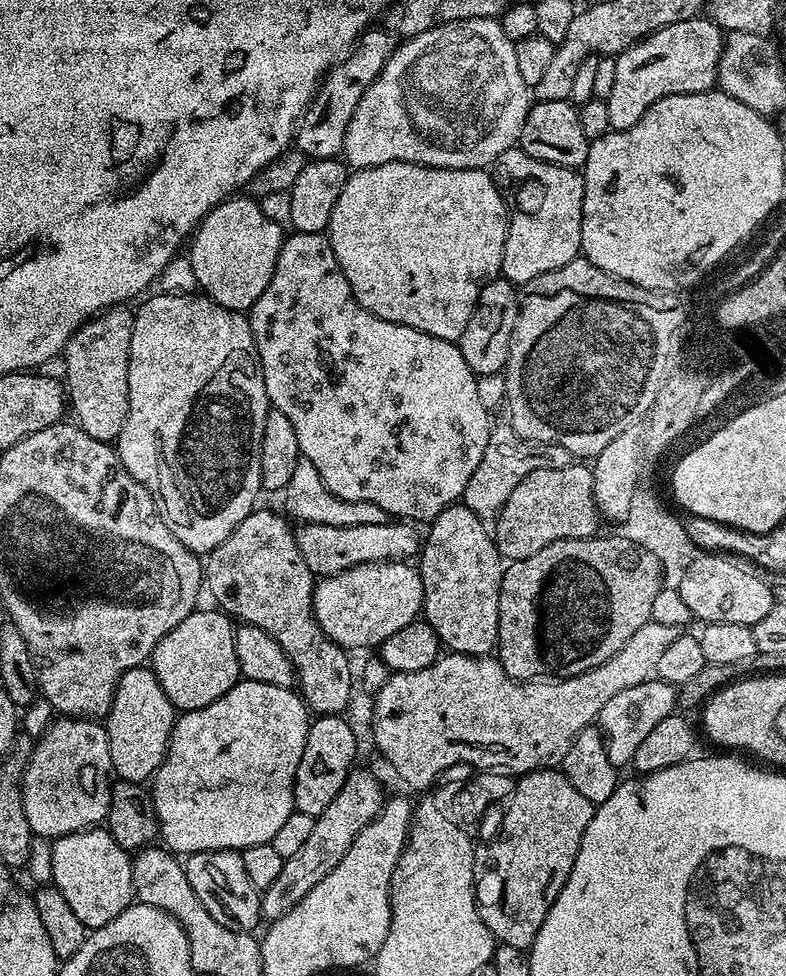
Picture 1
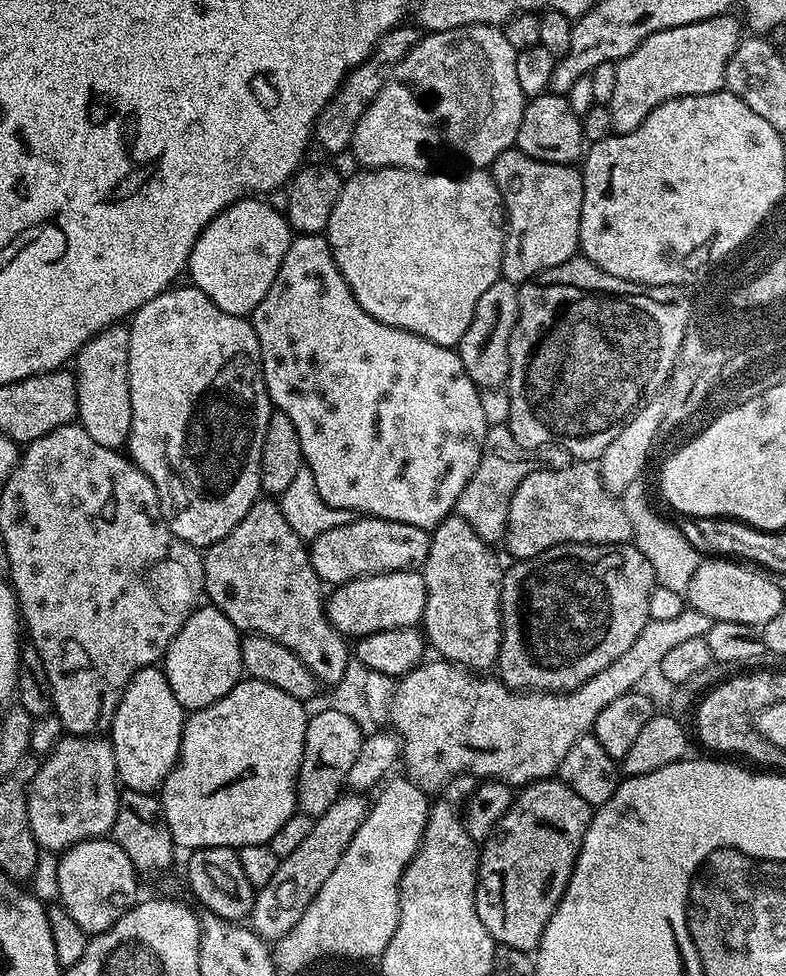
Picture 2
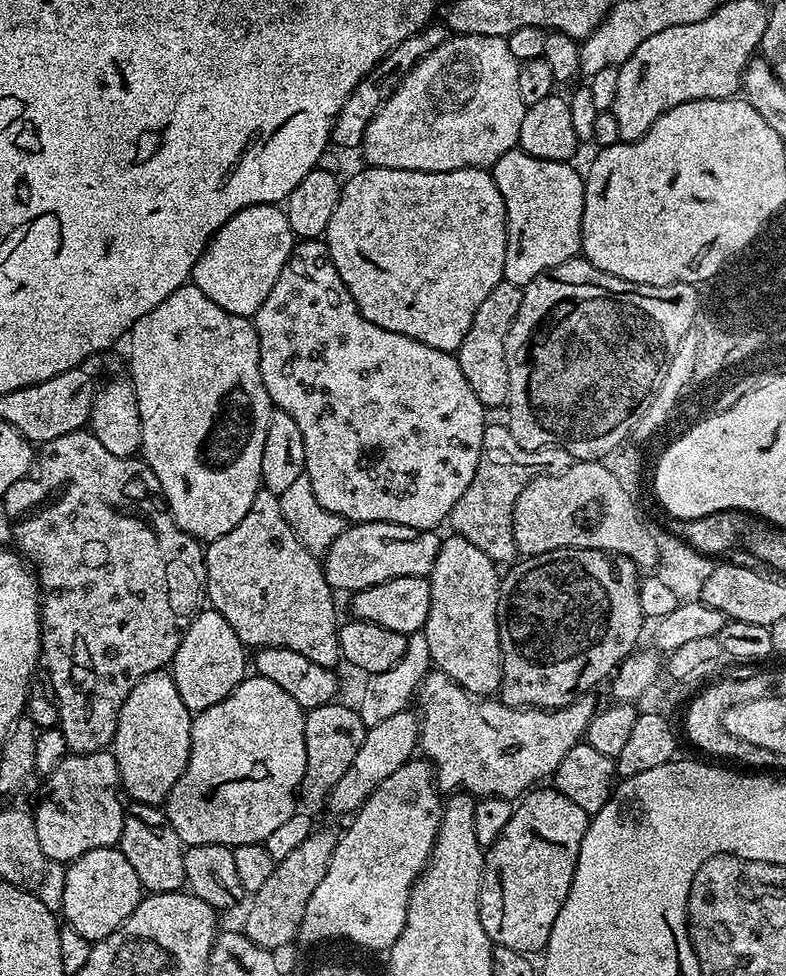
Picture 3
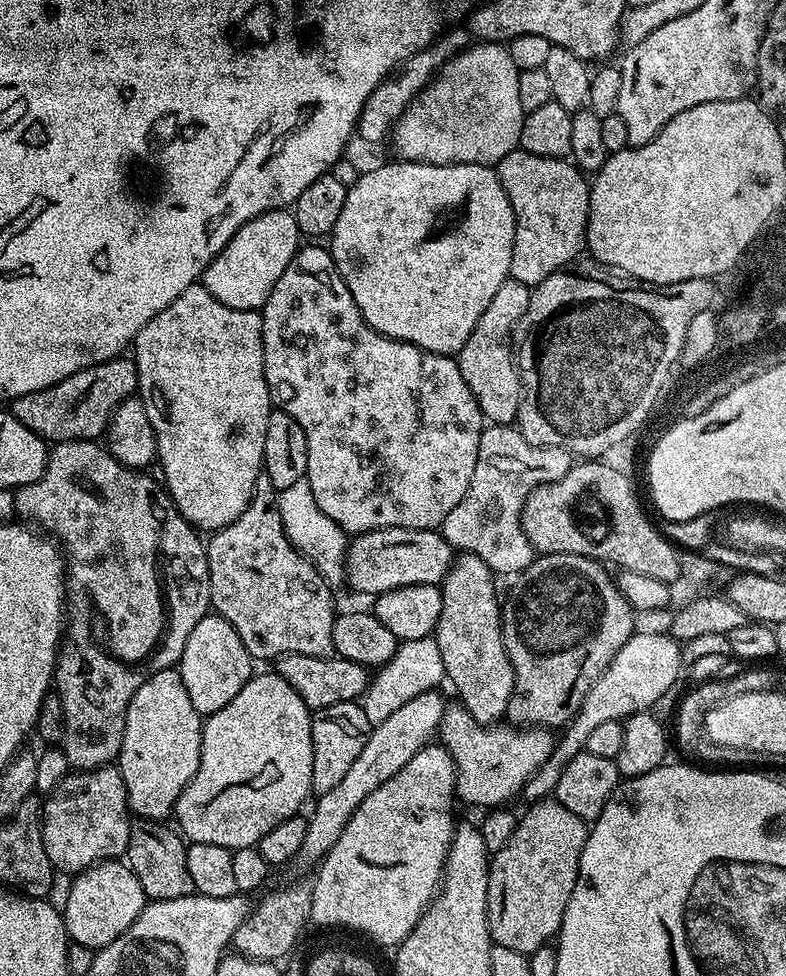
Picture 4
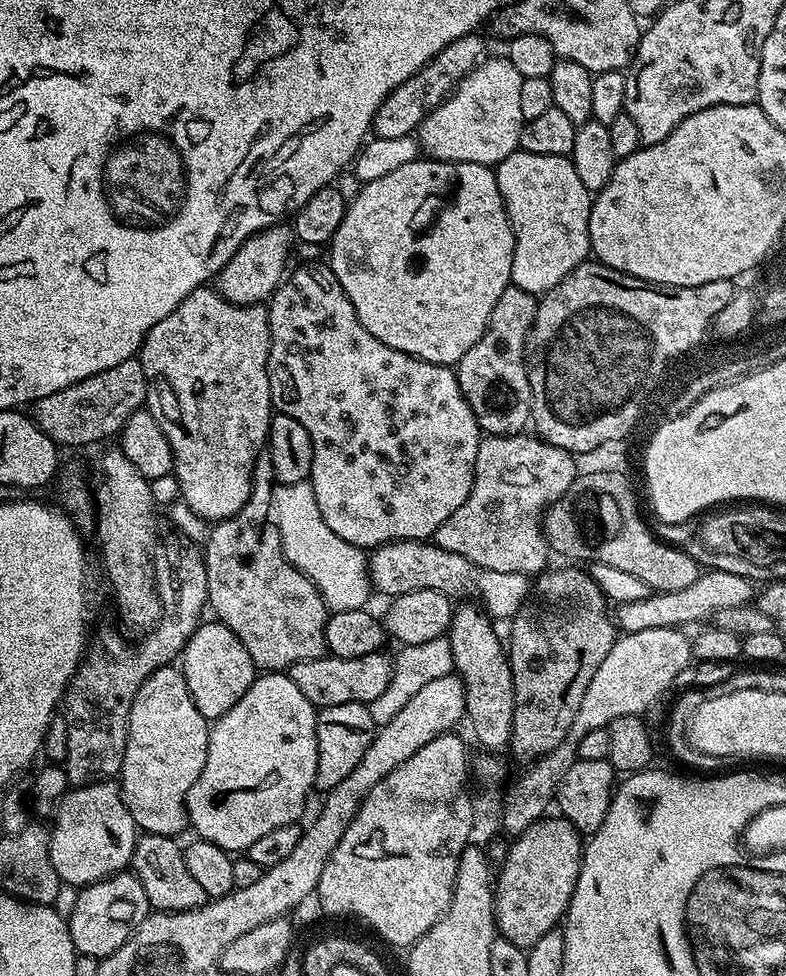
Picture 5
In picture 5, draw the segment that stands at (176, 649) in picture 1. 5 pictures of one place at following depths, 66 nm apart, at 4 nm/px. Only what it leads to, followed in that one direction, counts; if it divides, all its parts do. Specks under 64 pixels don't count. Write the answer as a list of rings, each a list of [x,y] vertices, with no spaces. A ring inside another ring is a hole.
[[[219,622],[201,623],[192,633],[182,653],[182,671],[186,678],[186,686],[190,690],[190,698],[194,698],[194,706],[209,722],[215,722],[219,716],[226,714],[246,690],[250,690],[253,680],[258,675],[256,663],[246,654],[246,646],[238,642],[234,630],[230,630]]]

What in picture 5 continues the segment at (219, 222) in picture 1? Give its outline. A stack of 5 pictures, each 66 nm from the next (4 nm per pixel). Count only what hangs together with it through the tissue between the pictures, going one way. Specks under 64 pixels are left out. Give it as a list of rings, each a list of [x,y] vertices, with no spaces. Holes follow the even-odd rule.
[[[273,225],[250,237],[234,254],[216,277],[217,291],[236,305],[258,304],[267,301],[280,286],[286,274],[286,262],[294,236],[287,225]]]

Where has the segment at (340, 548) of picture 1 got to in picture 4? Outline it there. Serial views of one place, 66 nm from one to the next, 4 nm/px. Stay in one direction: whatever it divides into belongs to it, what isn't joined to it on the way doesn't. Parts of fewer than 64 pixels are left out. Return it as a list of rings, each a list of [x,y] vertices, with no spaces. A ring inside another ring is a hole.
[[[379,528],[369,532],[361,532],[351,537],[348,545],[348,557],[344,559],[344,575],[347,587],[361,592],[364,596],[375,598],[389,592],[398,590],[402,586],[411,584],[434,584],[439,585],[444,575],[450,570],[454,559],[454,550],[450,542],[441,536],[439,531],[431,528]]]

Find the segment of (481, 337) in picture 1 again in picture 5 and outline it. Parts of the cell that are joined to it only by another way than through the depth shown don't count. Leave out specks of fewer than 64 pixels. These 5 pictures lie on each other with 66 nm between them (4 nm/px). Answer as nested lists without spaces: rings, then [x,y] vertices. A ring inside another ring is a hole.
[[[510,286],[502,290],[502,298],[498,298],[498,306],[494,306],[482,338],[478,338],[478,342],[474,342],[474,346],[462,354],[460,363],[455,365],[458,386],[481,433],[489,436],[518,436],[529,427],[532,391],[528,365],[524,363],[524,347],[536,317],[537,303],[533,293],[521,288]]]

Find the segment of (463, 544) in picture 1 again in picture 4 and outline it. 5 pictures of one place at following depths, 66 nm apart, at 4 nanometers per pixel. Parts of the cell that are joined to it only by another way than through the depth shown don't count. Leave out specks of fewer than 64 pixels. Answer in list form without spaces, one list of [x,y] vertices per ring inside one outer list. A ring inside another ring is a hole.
[[[469,552],[457,555],[439,585],[442,614],[434,633],[447,683],[456,687],[463,708],[485,726],[499,724],[507,717],[514,690],[514,670],[504,649],[502,600],[496,597],[495,579],[482,558]]]

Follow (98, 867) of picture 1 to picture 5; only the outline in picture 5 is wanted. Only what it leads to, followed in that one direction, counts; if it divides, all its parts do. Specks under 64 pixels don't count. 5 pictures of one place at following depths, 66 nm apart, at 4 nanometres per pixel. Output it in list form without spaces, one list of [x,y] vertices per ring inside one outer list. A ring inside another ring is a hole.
[[[128,870],[93,884],[85,884],[79,889],[79,894],[78,902],[71,916],[67,917],[67,922],[76,951],[82,956],[103,958],[114,954],[114,950],[125,944],[150,914],[146,890],[142,890],[136,875]]]

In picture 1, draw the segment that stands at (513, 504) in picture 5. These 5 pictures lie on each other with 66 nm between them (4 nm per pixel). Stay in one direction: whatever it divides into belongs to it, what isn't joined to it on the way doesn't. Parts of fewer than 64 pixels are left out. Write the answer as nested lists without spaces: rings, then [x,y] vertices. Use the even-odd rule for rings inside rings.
[[[501,422],[500,425],[497,423],[486,442],[486,450],[482,450],[482,462],[478,462],[478,468],[474,470],[474,474],[470,474],[470,482],[466,482],[462,503],[470,510],[474,510],[474,514],[481,518],[499,516],[506,498],[510,498],[510,494],[514,494],[514,486],[518,486],[518,482],[522,482],[522,478],[526,478],[526,474],[539,468],[553,467],[553,464],[555,467],[561,468],[573,463],[574,457],[570,452],[557,451],[556,460],[552,460],[552,456],[548,452],[551,451],[547,447],[537,446],[523,440],[507,423]]]

